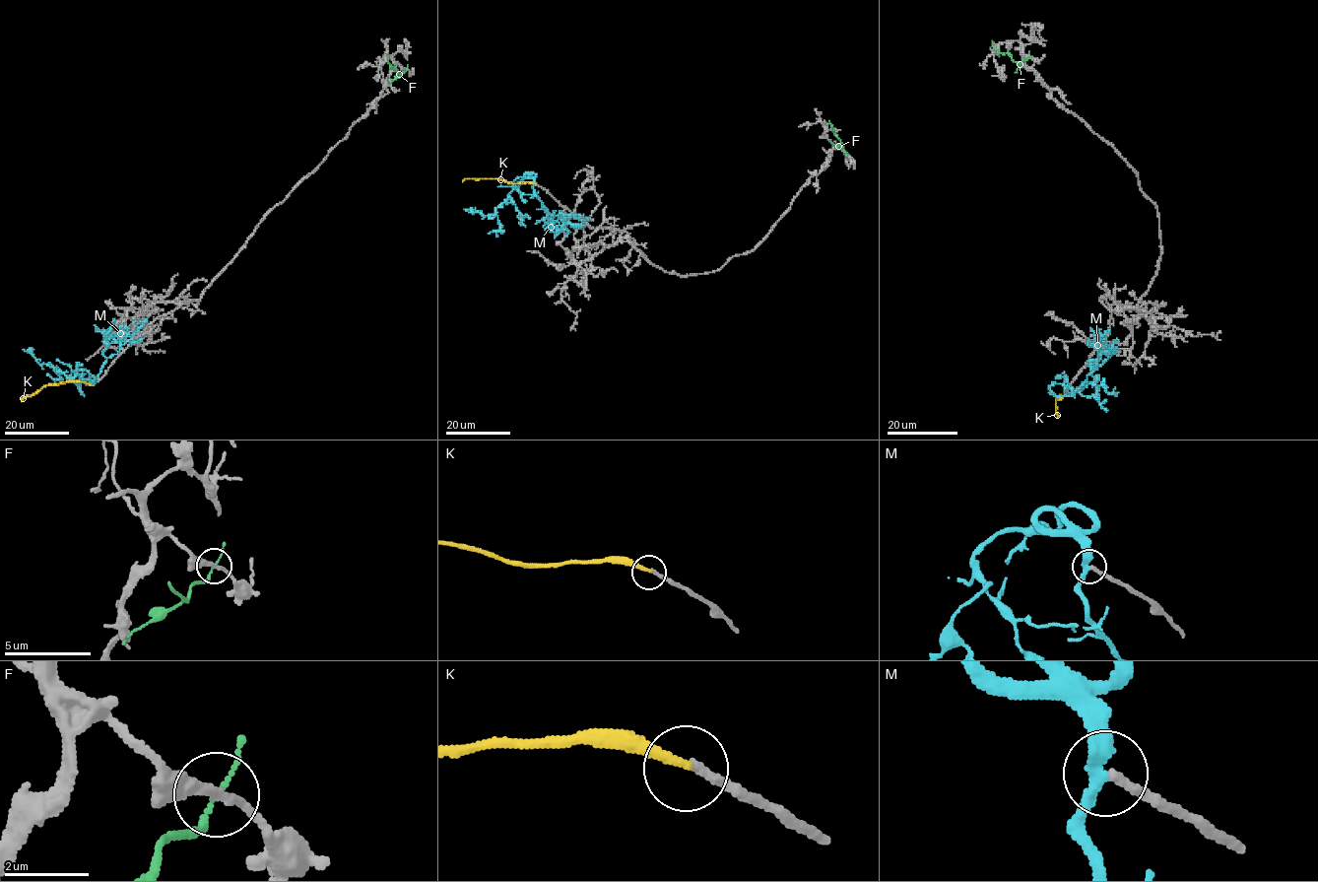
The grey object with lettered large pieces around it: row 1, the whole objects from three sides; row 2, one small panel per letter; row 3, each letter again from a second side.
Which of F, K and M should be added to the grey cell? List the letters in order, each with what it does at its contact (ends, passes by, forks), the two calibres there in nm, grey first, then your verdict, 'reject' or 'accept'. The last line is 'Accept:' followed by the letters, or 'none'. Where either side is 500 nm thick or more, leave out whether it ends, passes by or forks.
F: it passes by; 180 nm thick on the grey side, 120 nm on the other; reject
K: it ends there; 240 nm thick on the grey side, 240 nm on the other; accept
M: it passes by; 240 nm thick on the grey side, 320 nm on the other; reject
Accept: K

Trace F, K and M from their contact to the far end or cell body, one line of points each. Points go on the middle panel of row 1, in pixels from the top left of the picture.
F: (847, 155), (828, 120)
K: (535, 184), (485, 177), (462, 180)
M: (535, 183), (533, 195), (523, 195), (515, 187), (494, 209), (494, 214), (483, 215), (464, 209)

